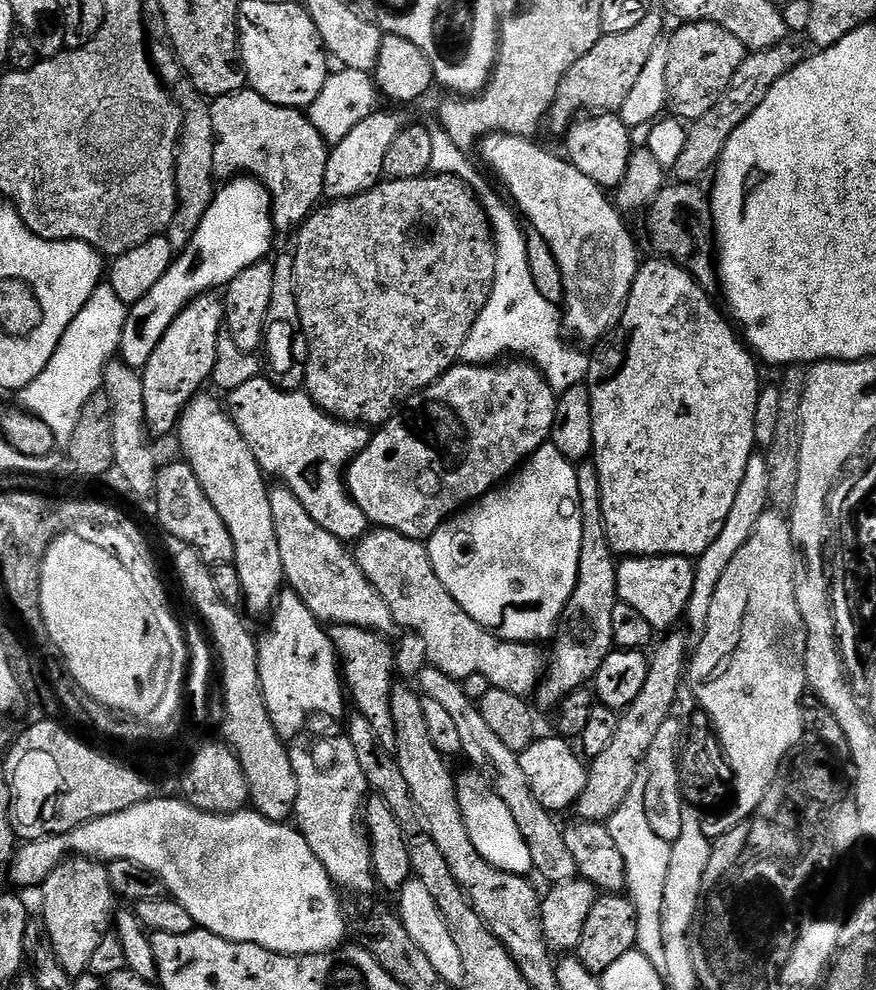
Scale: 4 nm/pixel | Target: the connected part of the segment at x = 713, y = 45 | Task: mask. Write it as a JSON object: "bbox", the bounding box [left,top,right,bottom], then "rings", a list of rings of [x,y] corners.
{"bbox":[666,22,746,122],"rings":[[[684,22],[667,41],[668,61],[666,62],[666,94],[668,95],[667,111],[673,117],[684,122],[702,118],[714,102],[730,86],[730,78],[742,66],[746,50],[730,30],[722,30],[714,22]]]}

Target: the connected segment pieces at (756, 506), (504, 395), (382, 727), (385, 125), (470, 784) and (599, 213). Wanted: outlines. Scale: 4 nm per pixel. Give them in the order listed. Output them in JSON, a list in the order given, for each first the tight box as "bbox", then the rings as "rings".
[{"bbox":[686,454,770,634],"rings":[[[754,454],[750,462],[746,462],[746,474],[742,474],[742,486],[738,486],[738,494],[734,498],[734,507],[726,518],[726,526],[722,526],[722,534],[710,542],[710,546],[695,561],[694,594],[690,594],[686,624],[693,628],[696,634],[706,630],[706,622],[710,618],[710,602],[714,602],[714,590],[718,590],[718,582],[722,582],[722,574],[726,574],[726,566],[734,562],[738,550],[750,542],[750,534],[758,526],[758,518],[769,511],[768,491],[770,490],[770,470],[768,461],[763,455]]]},{"bbox":[346,363,558,541],"rings":[[[457,363],[373,435],[366,450],[346,469],[348,493],[366,514],[369,525],[389,528],[411,540],[427,541],[445,520],[503,484],[528,457],[549,443],[558,394],[531,363],[516,363],[520,364],[509,368]]]},{"bbox":[331,624,396,750],"rings":[[[338,624],[331,629],[332,645],[336,647],[338,663],[342,669],[342,680],[350,693],[350,700],[356,703],[355,711],[374,726],[378,742],[389,750],[396,747],[394,718],[390,714],[390,694],[394,683],[394,648],[387,644],[379,632],[367,632],[349,624]]]},{"bbox":[324,110,406,201],"rings":[[[377,110],[362,118],[362,122],[358,122],[358,126],[354,126],[354,130],[350,130],[346,138],[342,138],[342,142],[331,145],[326,162],[324,196],[329,201],[352,200],[358,194],[369,192],[381,183],[386,154],[394,144],[394,138],[398,138],[405,126],[406,120],[396,112]]]},{"bbox":[456,771,533,877],"rings":[[[467,771],[456,776],[456,793],[458,806],[462,806],[466,830],[470,830],[470,842],[474,842],[474,850],[478,850],[478,854],[482,854],[482,858],[486,858],[486,862],[498,870],[527,877],[533,871],[530,846],[526,846],[522,833],[518,831],[518,822],[514,822],[514,817],[510,815],[510,806],[498,798],[498,794],[487,780],[481,778],[479,772]]]},{"bbox":[478,132,642,345],"rings":[[[495,132],[493,136],[486,136],[480,141],[478,153],[484,159],[483,167],[508,187],[507,195],[511,203],[525,221],[528,219],[532,223],[531,231],[538,233],[546,246],[550,246],[554,258],[558,258],[558,270],[562,270],[564,287],[563,331],[569,337],[577,336],[581,345],[592,344],[600,339],[603,341],[620,323],[642,256],[636,253],[636,244],[624,225],[625,217],[610,199],[609,193],[590,182],[590,178],[586,178],[586,174],[582,174],[582,170],[575,168],[563,155],[555,156],[554,153],[539,148],[536,142],[535,139],[524,136],[506,136]]]}]

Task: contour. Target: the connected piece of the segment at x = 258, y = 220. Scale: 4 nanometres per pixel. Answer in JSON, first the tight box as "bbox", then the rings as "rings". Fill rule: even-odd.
{"bbox":[118,178,272,370],"rings":[[[251,178],[227,181],[215,193],[189,245],[173,259],[168,272],[154,288],[141,301],[131,305],[118,351],[119,359],[130,368],[143,370],[180,311],[199,296],[227,289],[228,283],[238,278],[238,274],[261,263],[272,248],[272,236],[272,200],[260,181]]]}

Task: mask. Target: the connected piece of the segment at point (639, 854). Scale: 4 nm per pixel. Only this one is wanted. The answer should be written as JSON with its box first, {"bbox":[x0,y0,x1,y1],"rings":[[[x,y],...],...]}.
{"bbox":[606,778,670,970],"rings":[[[638,778],[622,806],[607,820],[606,826],[610,830],[610,838],[614,838],[614,846],[618,846],[618,854],[622,854],[622,862],[626,866],[626,895],[631,900],[634,910],[638,914],[638,938],[636,948],[649,960],[652,965],[659,970],[666,966],[666,946],[662,942],[662,898],[666,898],[666,874],[670,874],[670,850],[668,844],[658,834],[654,834],[654,829],[650,827],[649,820],[646,819],[646,782]]]}

